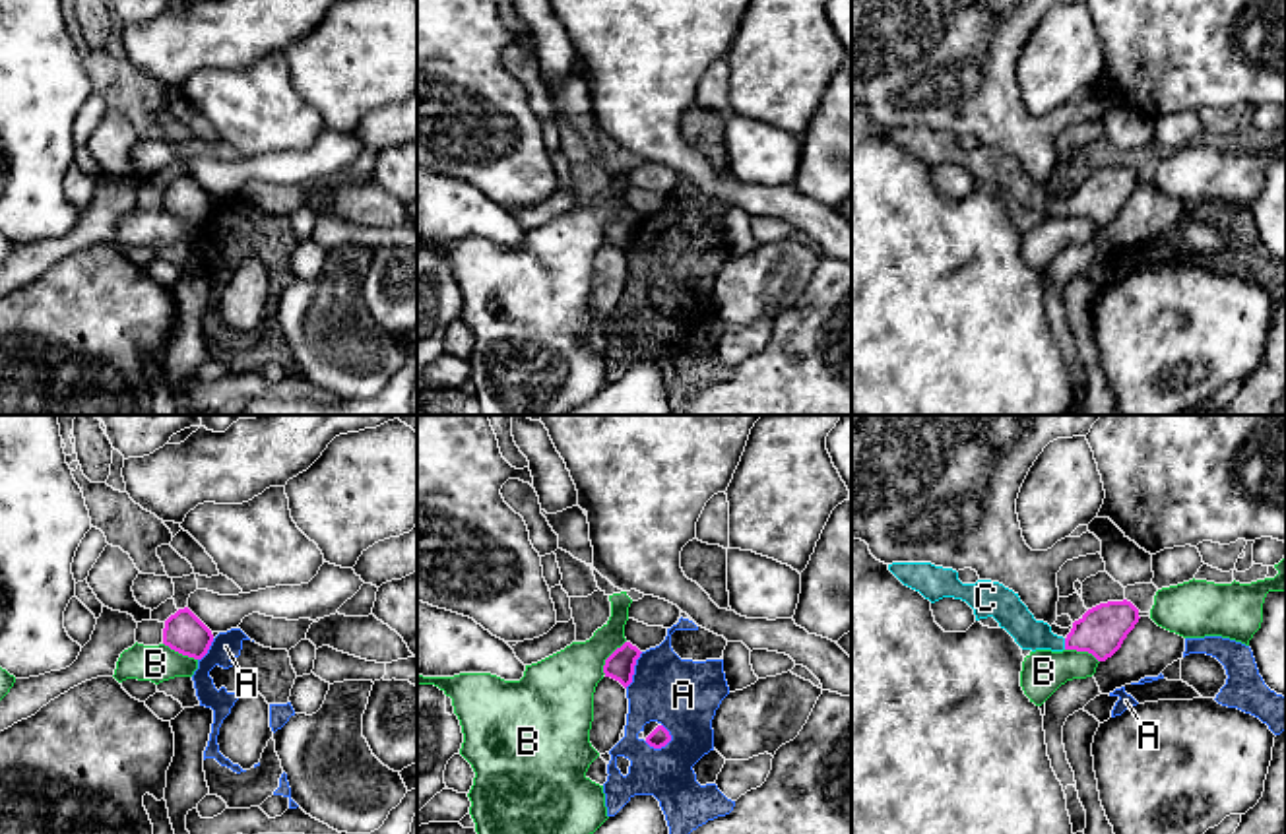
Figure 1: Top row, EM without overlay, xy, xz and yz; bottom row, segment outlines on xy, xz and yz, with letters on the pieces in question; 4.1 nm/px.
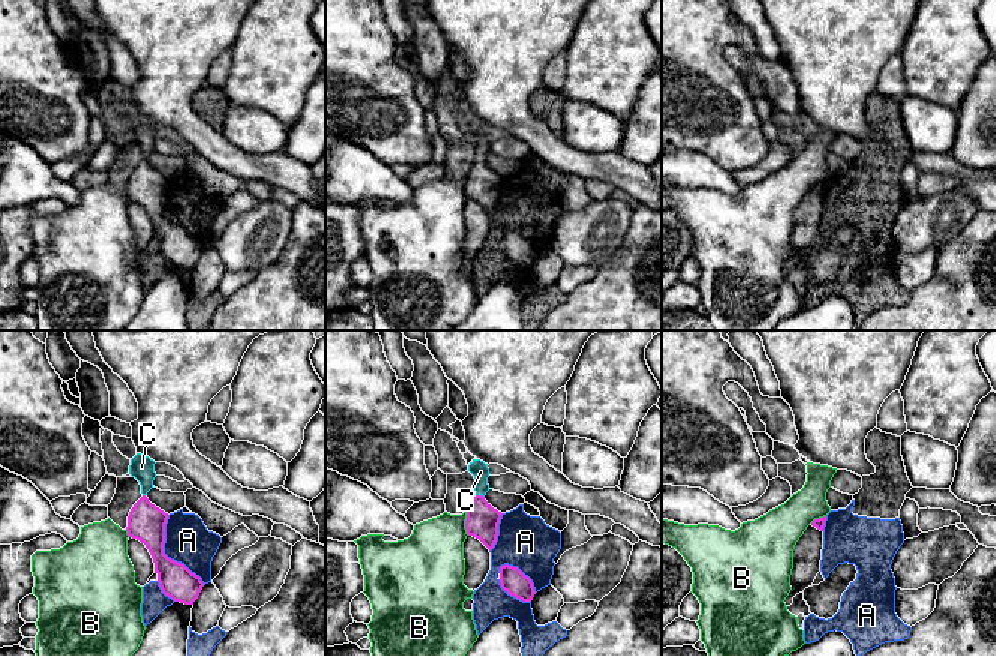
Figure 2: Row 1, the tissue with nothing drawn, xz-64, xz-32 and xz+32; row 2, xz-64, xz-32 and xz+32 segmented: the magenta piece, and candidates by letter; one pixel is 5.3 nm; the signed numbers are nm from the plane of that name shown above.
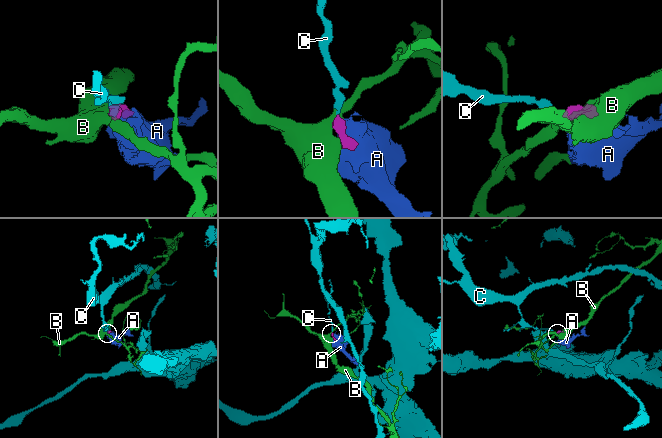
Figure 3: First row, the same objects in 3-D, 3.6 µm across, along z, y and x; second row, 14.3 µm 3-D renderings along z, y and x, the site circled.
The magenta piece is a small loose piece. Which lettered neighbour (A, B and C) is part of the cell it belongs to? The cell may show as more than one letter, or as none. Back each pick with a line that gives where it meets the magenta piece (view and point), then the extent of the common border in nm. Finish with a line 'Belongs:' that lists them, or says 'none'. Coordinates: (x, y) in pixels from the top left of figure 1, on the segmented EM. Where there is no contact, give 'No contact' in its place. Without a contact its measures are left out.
C: Touches magenta at yz (1065, 644). Shared border 50 nm
Belongs: C

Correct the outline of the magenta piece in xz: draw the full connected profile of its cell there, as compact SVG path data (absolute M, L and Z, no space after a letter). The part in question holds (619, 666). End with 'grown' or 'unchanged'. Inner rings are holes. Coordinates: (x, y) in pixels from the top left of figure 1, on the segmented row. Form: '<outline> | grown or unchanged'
M625 642L605 659L605 677L619 681L627 689L632 683L634 665L640 654L642 652L636 646Z | unchanged

